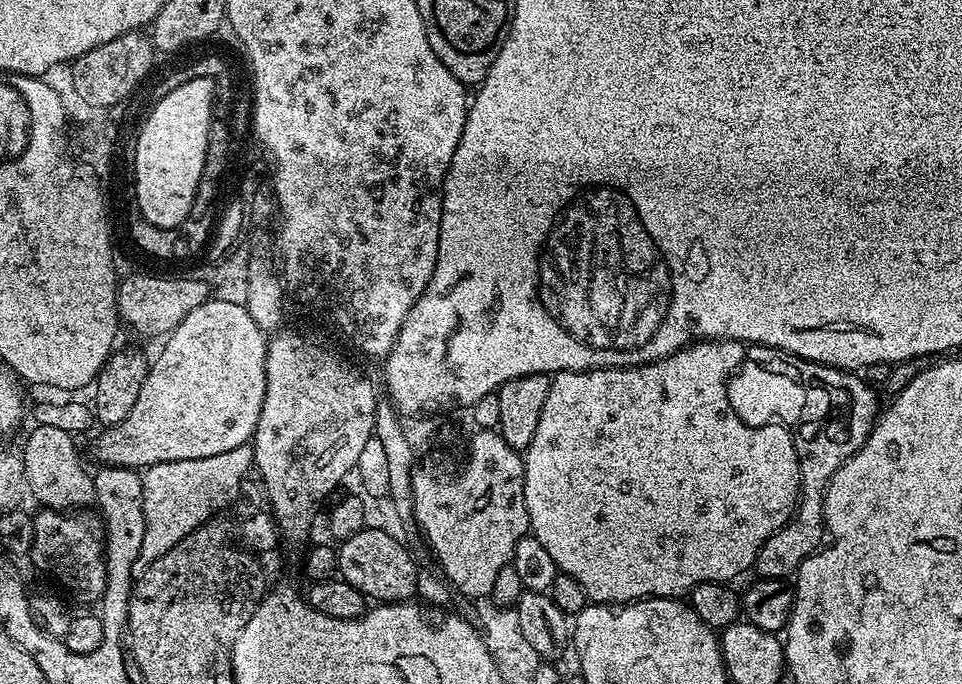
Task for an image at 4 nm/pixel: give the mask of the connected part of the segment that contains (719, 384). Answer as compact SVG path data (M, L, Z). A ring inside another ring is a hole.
M698 340L688 345L686 348L679 348L672 356L667 356L661 360L655 360L649 364L639 364L637 368L591 368L585 372L558 372L551 377L552 385L546 394L546 406L542 406L542 418L538 418L538 430L534 430L534 438L530 446L523 453L524 458L524 493L526 494L526 510L528 511L528 527L531 535L546 546L546 551L550 553L550 558L554 558L557 569L563 575L574 578L578 586L593 604L610 604L619 606L622 604L631 604L637 600L647 600L649 598L684 598L691 593L692 589L697 588L699 584L723 584L732 582L735 576L740 576L744 571L751 569L756 562L756 555L762 550L764 543L778 531L779 528L785 527L792 516L792 511L796 508L796 499L800 496L802 481L800 479L800 459L796 453L796 447L792 441L792 434L777 422L767 424L766 426L746 426L742 418L730 406L728 397L728 385L726 383L729 376L740 367L744 360L746 348L739 340Z

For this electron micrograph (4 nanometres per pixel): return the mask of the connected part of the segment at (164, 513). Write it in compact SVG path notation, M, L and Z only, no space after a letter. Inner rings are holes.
M251 443L226 450L210 458L183 459L179 462L156 463L143 471L143 516L145 532L139 556L133 566L135 577L142 575L162 556L192 532L211 519L238 494L248 472L253 469Z

